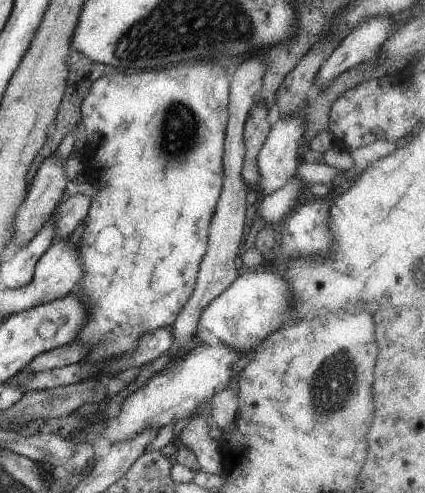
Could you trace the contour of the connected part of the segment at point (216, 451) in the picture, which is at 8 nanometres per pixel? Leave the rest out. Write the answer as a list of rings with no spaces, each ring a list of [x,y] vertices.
[[[211,400],[199,406],[194,416],[185,421],[180,432],[180,440],[184,447],[190,448],[196,454],[201,471],[221,475],[223,472],[223,454],[220,444],[209,436],[213,414]]]

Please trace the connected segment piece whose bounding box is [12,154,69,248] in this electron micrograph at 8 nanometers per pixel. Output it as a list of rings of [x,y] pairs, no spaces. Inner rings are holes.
[[[54,154],[40,166],[32,182],[28,182],[26,199],[17,209],[13,223],[12,238],[20,248],[28,245],[35,238],[35,235],[46,225],[46,222],[51,220],[54,208],[58,206],[63,194],[66,192],[65,187],[68,185],[69,180],[64,175],[64,170],[62,170],[61,161],[63,160],[57,160]]]

